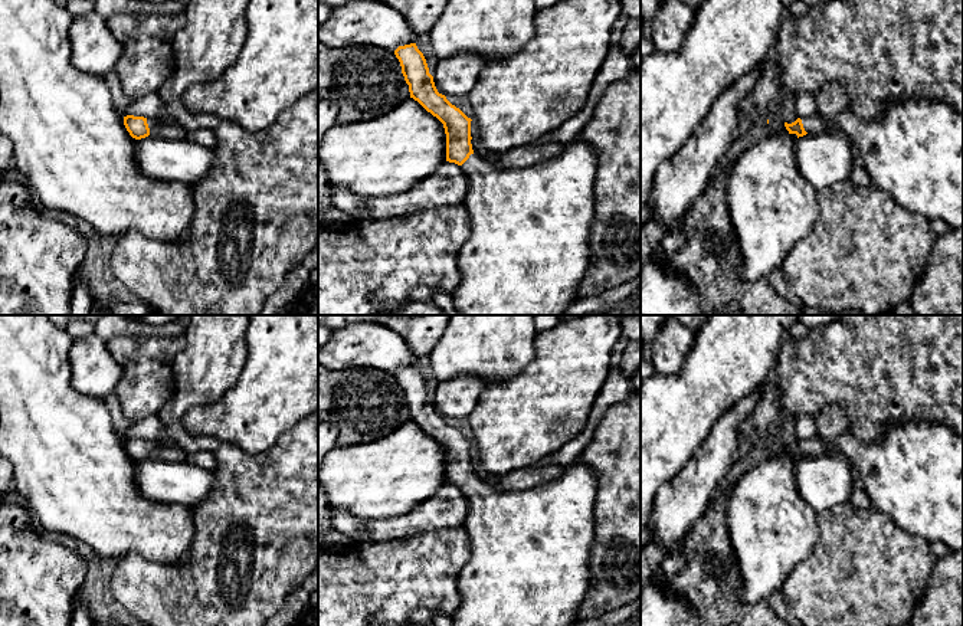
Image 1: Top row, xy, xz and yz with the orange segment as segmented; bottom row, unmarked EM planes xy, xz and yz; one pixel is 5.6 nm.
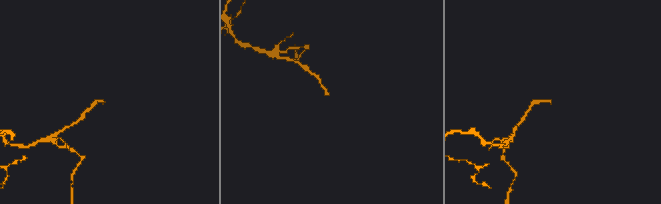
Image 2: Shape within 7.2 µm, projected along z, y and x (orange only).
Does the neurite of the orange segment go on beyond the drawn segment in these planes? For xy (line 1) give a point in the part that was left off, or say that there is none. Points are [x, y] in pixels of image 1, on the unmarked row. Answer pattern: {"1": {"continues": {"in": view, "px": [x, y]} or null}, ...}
{"1": {"continues": {"in": "xy", "px": [151, 445]}}}

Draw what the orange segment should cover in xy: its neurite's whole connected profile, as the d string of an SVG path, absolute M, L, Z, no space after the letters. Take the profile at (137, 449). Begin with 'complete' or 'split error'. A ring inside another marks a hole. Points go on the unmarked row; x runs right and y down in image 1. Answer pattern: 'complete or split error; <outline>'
split error; M127 437L124 439L124 448L130 458L135 462L141 462L150 458L150 453L158 446L160 443L154 440L144 440L144 439L134 439Z

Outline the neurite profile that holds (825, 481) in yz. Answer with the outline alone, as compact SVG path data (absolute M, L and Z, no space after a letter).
M832 453L796 461L795 478L799 494L818 514L849 502L855 486L852 466Z

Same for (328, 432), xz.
M318 420L318 482L324 459L337 446L340 430L331 420Z

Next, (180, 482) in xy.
M148 458L138 462L138 492L155 502L196 507L210 494L214 471L209 471L186 461L163 461Z

